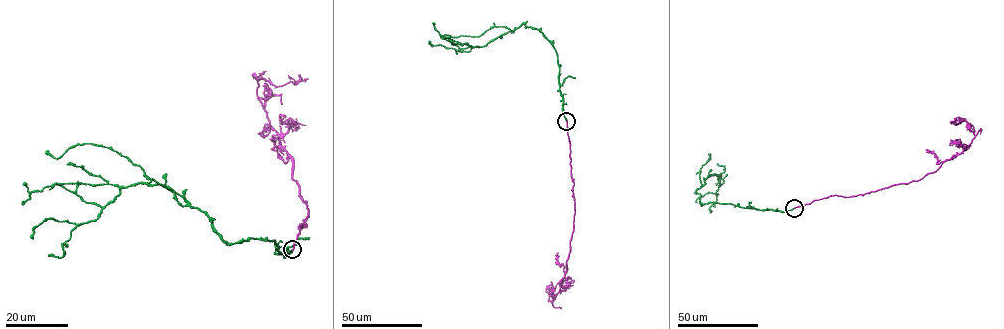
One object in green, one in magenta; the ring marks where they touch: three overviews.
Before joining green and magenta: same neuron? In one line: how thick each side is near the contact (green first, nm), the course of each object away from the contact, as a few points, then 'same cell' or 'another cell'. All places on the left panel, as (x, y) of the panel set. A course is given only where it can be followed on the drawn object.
320/260 nm | green via (292, 249), (227, 243), (203, 212), (147, 183), (122, 187), (88, 223), (47, 219), (31, 238) | magenta via (292, 249), (308, 211), (257, 92), (259, 79), (277, 86), (296, 83), (288, 75) | same cell

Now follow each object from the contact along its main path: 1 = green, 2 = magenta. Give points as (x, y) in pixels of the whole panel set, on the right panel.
1: (794, 208), (779, 211), (701, 205), (696, 191), (709, 175), (718, 174), (718, 194), (708, 192), (695, 202)
2: (794, 208), (920, 180), (974, 137), (974, 127), (966, 121), (953, 123), (962, 119)

